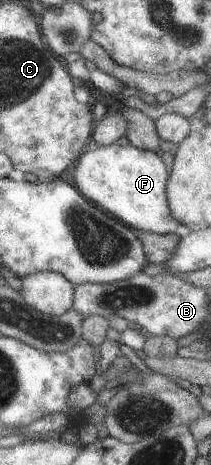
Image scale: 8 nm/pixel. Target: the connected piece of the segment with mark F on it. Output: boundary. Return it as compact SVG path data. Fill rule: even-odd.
M111 145L87 148L74 163L73 183L91 203L134 230L149 233L181 232L172 216L166 198L169 167L160 153L134 145Z

